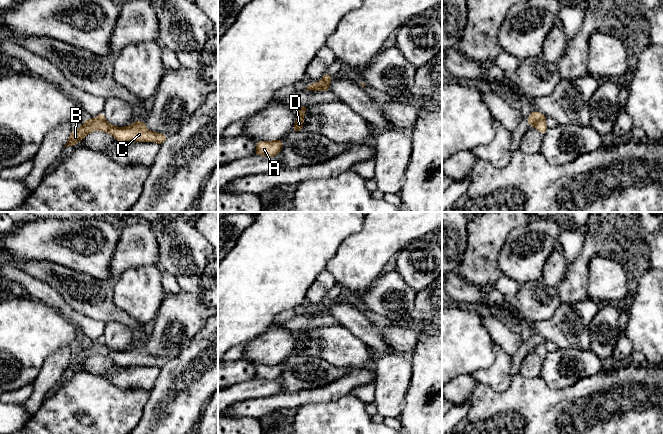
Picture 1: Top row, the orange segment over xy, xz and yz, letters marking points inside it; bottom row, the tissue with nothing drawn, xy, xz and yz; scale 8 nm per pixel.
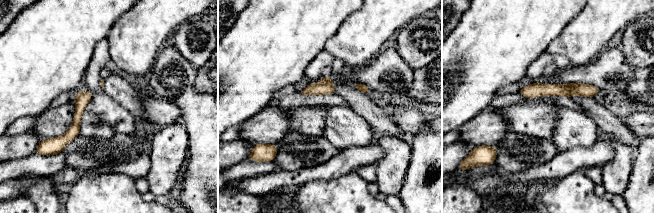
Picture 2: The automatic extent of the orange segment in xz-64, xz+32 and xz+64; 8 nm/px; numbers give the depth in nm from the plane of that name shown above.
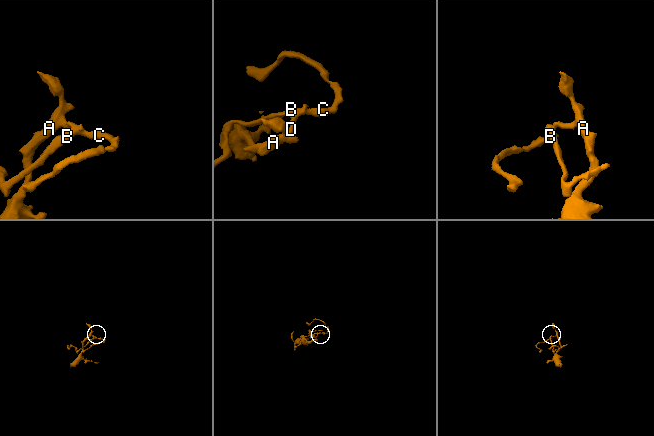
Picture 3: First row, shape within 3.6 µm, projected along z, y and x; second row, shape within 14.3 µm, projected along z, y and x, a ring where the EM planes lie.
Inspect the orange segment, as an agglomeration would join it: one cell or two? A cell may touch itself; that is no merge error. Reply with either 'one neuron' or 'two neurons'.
two neurons

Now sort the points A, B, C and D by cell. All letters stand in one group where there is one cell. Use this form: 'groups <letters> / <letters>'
groups A D / B C

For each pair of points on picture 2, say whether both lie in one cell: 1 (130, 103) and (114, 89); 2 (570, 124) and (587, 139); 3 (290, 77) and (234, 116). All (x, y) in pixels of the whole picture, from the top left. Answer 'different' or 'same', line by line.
1: same
2: same
3: same

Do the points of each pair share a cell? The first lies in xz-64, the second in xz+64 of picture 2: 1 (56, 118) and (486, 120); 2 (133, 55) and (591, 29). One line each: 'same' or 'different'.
1: same
2: same

